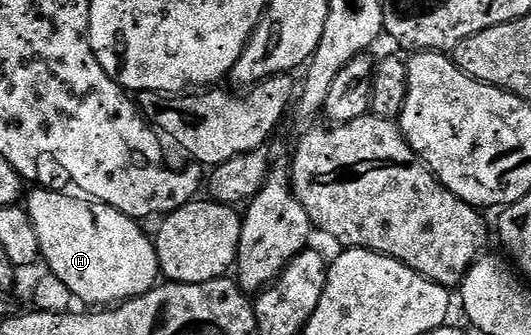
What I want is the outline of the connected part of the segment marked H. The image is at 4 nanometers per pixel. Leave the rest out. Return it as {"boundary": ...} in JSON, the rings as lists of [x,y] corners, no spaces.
{"boundary":[[[41,188],[29,196],[27,211],[35,226],[35,234],[39,234],[41,260],[48,271],[71,290],[71,294],[85,306],[116,306],[126,300],[134,300],[136,296],[147,294],[156,288],[161,276],[161,263],[157,257],[157,245],[144,232],[142,225],[132,220],[127,214],[115,210],[106,204],[86,198],[81,194],[68,196],[65,192],[48,192]]]}

